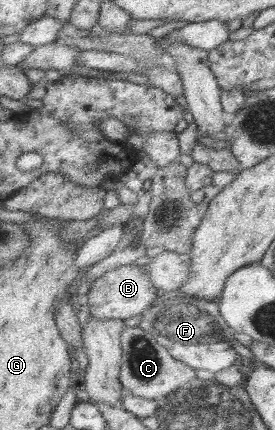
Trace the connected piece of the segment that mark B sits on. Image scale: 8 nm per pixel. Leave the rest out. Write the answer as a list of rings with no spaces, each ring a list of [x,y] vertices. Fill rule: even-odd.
[[[124,265],[113,268],[100,278],[97,278],[90,286],[83,299],[89,305],[91,316],[97,319],[120,319],[125,321],[129,317],[143,315],[153,301],[157,299],[157,289],[154,281],[146,272],[144,266]]]

